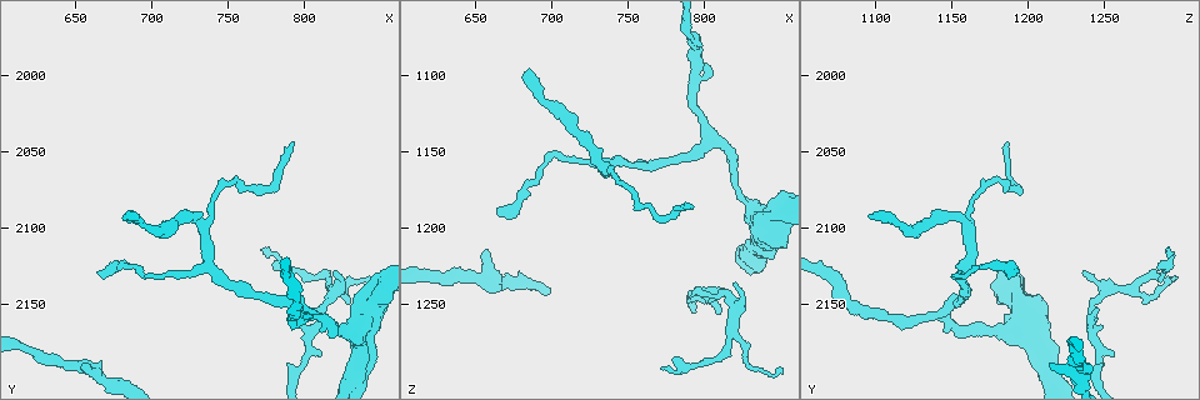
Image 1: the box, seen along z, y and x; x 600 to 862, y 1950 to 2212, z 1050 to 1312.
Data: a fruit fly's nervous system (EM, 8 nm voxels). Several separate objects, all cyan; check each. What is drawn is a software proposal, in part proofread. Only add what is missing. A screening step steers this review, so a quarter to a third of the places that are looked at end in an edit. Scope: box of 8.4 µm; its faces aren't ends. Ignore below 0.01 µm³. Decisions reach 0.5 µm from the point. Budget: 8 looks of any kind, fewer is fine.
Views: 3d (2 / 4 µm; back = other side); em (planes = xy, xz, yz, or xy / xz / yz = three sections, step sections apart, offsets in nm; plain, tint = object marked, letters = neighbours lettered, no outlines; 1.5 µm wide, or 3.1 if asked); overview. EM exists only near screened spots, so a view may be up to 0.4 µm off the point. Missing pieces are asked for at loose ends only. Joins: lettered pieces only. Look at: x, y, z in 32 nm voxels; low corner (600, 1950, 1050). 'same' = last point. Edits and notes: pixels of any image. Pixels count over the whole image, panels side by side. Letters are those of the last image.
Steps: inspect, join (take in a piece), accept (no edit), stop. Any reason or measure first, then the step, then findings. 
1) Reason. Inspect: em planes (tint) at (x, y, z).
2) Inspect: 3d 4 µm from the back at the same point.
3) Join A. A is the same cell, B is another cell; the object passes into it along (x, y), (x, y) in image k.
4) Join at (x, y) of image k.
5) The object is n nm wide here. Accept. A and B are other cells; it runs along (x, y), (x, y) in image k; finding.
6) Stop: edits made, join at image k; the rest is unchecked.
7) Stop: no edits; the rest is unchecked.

Inspect: 3d 4 µm at (772, 2112, 1292).

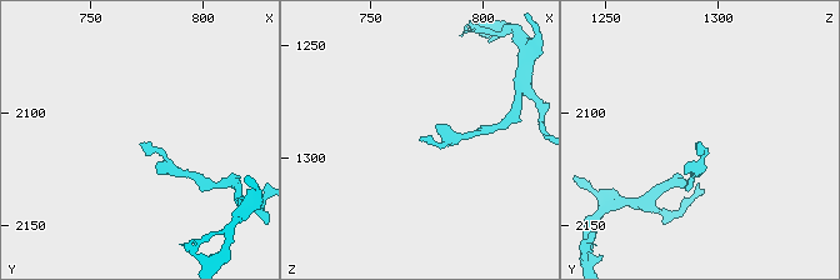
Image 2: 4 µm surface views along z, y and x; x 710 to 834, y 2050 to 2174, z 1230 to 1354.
Shape alone is not enough. Inspect: em xy step 8 (tint) at (773, 2112, 1293).

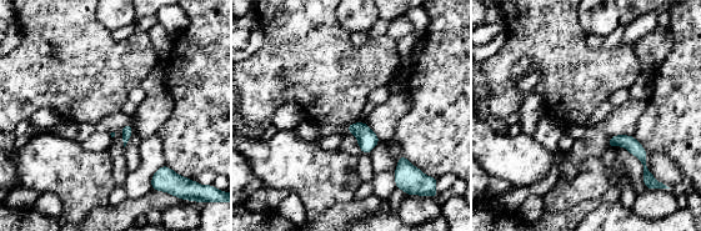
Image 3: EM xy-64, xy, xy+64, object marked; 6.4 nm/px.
Another direction. Inspect: em planes (letters) at the same point.

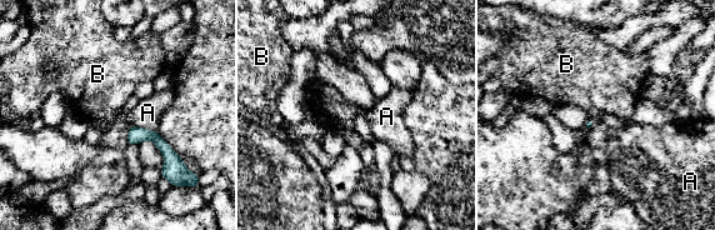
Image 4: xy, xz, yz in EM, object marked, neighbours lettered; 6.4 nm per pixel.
Accept. A and B are other cells; a border runs along (589, 116), (594, 120) in image 4; no lettered piece goes on from it.

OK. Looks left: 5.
An open end. Inspect: em planes (letters) at (790, 2158, 1244).

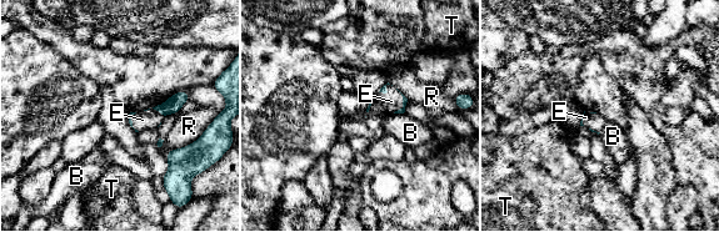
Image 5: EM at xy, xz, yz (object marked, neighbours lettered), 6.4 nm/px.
Accept. B, E, R and T are other cells; none of them fits.

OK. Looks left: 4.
Long arm stops here. Inspect: 3d 4 µm from the back at (684, 2094, 1096).

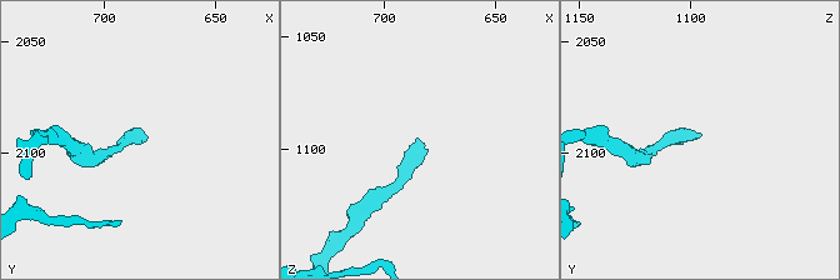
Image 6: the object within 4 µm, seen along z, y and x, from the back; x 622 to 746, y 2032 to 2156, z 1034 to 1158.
Inspect: em xz step 4 (tint) at (684, 2093, 1095).

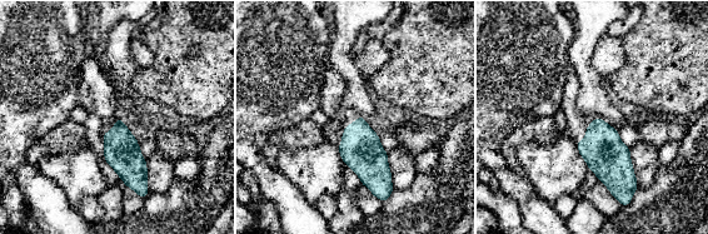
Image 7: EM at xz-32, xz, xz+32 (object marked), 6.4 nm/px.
Inspect: em planes (letters) at the same point.

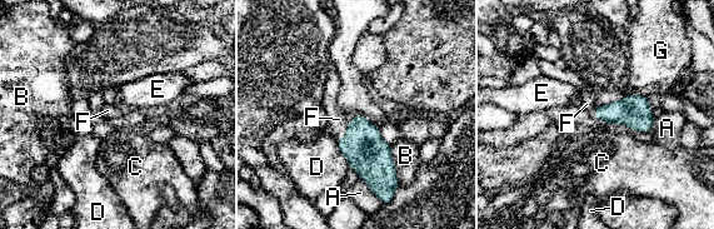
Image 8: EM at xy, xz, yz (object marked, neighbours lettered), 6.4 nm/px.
Join F. F is the same cell, A, B, C, D, E and G are other cells; the neuron continues.

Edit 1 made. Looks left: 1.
Stop: edits made, join at image 8; the rest is unchecked.

